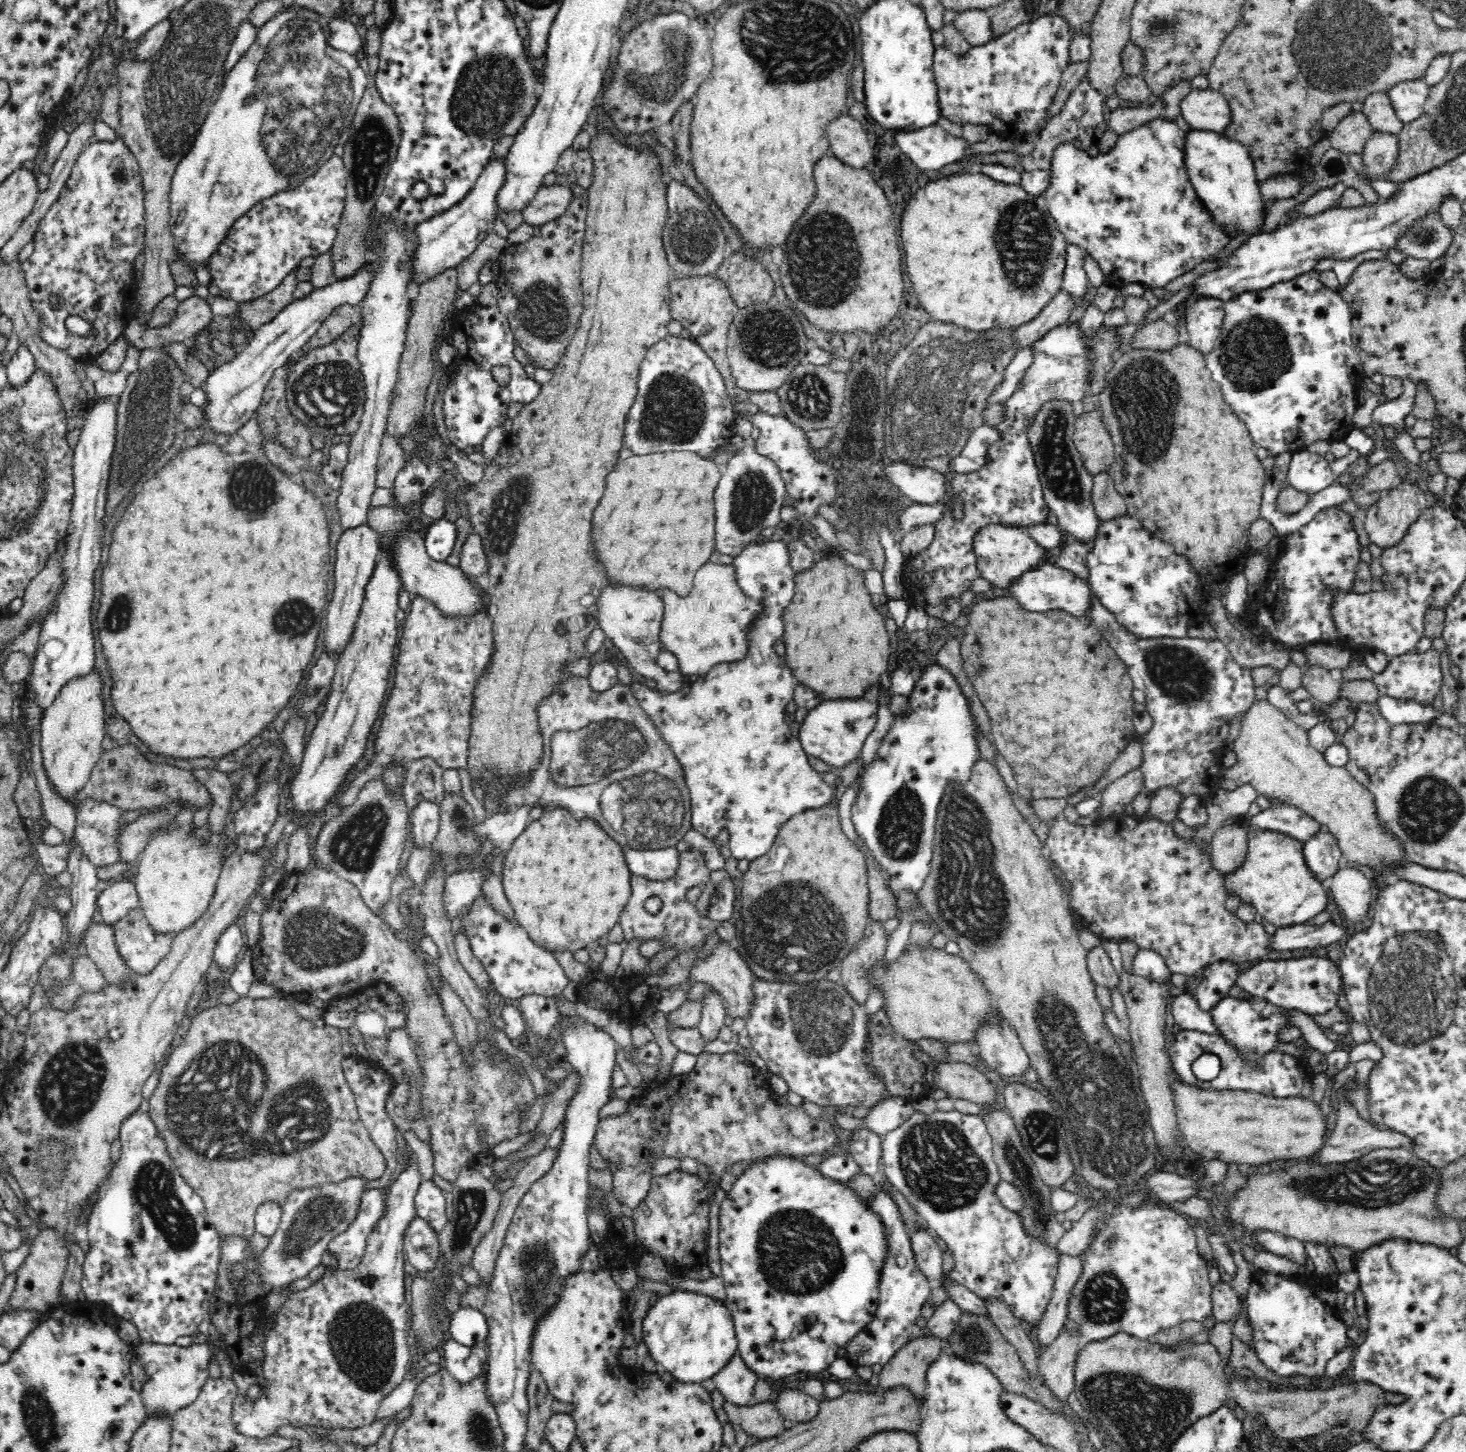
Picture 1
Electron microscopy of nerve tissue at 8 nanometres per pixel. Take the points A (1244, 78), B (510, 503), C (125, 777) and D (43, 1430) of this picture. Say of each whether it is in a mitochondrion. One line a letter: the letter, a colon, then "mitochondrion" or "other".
A: other
B: mitochondrion
C: mitochondrion
D: mitochondrion

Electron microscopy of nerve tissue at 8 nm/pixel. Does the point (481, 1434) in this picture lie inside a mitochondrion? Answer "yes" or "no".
yes

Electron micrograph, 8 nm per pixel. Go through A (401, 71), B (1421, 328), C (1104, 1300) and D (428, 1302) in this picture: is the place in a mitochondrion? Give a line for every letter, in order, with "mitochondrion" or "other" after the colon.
A: other
B: other
C: mitochondrion
D: mitochondrion

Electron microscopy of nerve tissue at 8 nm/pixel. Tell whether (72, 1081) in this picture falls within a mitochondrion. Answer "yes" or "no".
yes

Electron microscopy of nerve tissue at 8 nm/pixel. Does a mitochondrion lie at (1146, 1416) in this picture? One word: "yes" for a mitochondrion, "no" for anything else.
yes

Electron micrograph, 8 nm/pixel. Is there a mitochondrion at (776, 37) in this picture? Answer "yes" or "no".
yes

